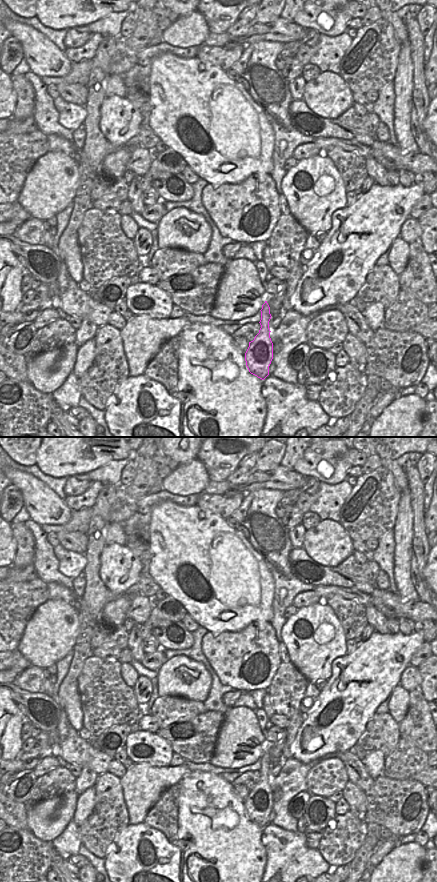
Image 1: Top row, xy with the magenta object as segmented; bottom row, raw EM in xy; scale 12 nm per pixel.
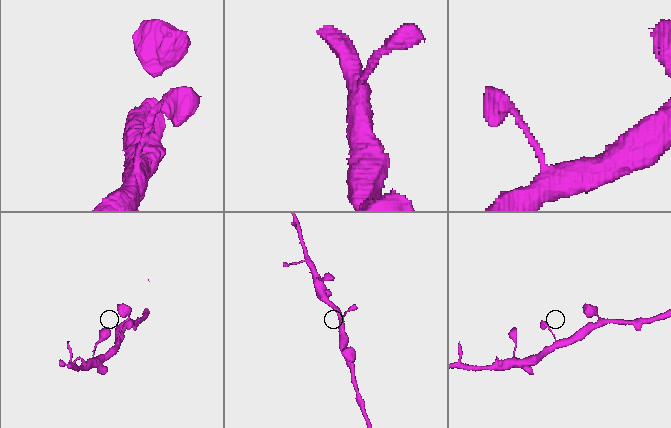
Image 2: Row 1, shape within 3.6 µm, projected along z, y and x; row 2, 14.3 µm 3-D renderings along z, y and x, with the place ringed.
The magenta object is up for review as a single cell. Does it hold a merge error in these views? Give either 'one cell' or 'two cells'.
one cell

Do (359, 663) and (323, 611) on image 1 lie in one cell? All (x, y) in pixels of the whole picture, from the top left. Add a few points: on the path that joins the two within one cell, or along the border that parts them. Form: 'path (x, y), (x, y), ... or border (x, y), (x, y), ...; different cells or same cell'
border (346, 654), (337, 657), (331, 663), (331, 672); different cells

